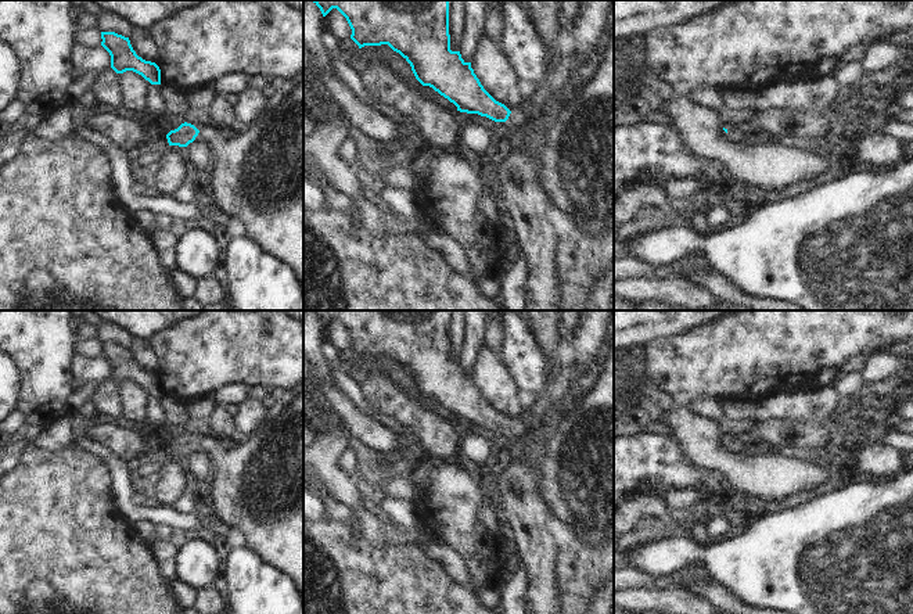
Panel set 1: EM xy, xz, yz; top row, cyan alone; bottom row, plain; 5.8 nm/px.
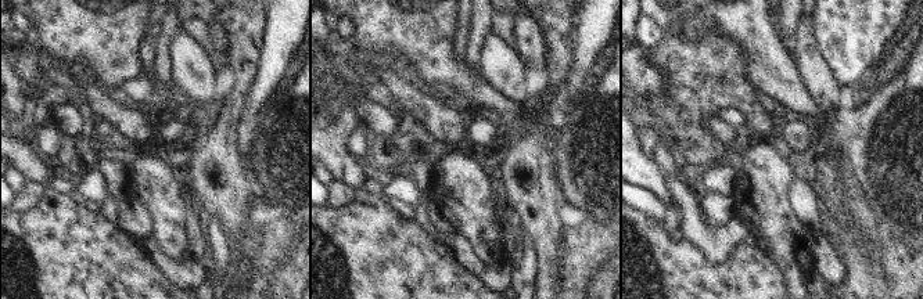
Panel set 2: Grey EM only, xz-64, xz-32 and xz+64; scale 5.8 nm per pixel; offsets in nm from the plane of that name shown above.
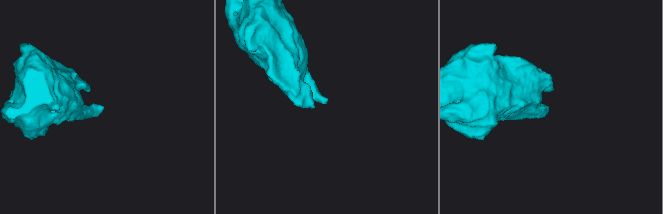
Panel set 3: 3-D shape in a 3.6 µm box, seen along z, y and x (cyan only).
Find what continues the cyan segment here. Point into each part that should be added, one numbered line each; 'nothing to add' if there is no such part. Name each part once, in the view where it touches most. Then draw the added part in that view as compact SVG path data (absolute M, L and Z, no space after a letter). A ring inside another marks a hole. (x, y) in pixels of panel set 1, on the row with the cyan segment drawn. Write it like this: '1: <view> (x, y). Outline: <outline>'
1: xz (517, 118). Outline: M517 107L511 111L507 121L521 132L526 132L531 123L531 119L524 112L521 112Z

